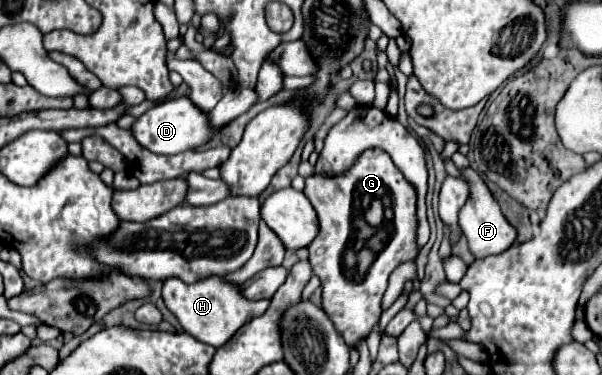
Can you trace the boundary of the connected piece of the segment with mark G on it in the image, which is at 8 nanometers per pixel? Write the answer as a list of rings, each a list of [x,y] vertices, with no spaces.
[[[369,149],[357,157],[349,171],[329,177],[311,173],[305,179],[305,197],[311,201],[319,219],[319,233],[309,243],[309,263],[313,273],[321,279],[321,305],[325,313],[335,323],[337,331],[343,335],[349,347],[357,347],[361,337],[367,337],[373,325],[381,317],[381,297],[387,289],[391,271],[405,263],[415,261],[421,247],[415,241],[417,235],[417,193],[403,173],[393,165],[391,157],[381,149]]]

